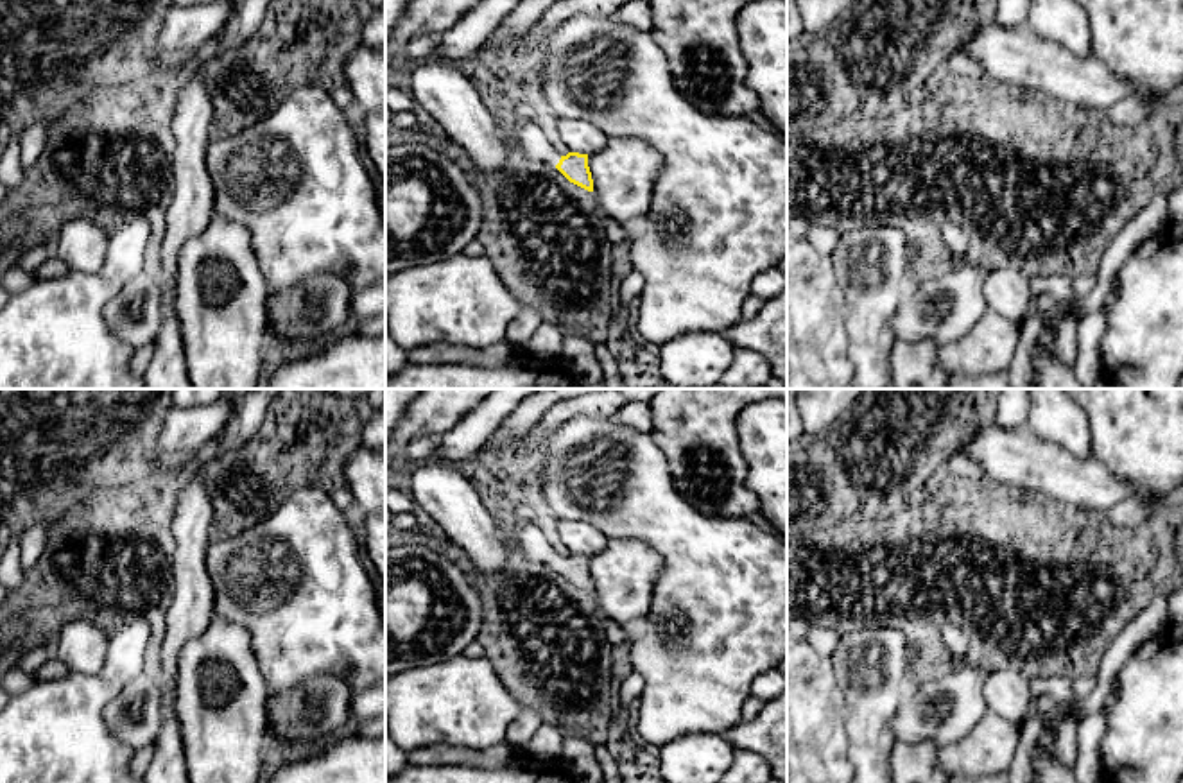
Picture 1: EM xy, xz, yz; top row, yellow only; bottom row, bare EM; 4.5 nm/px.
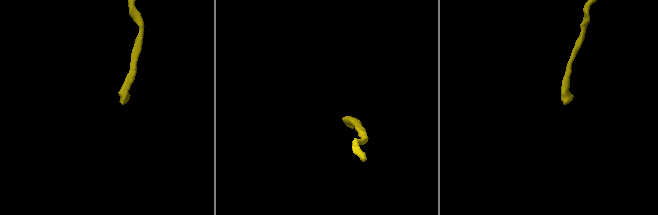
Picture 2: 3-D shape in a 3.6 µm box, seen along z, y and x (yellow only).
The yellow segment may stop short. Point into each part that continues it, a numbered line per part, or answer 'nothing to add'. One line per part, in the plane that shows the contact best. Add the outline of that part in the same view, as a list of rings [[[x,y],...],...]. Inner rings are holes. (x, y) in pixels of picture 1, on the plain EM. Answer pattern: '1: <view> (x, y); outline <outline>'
1: xz (531, 542); outline [[[522,525],[516,529],[514,546],[531,561],[556,568],[561,557],[556,554],[552,545],[541,529],[534,525]]]

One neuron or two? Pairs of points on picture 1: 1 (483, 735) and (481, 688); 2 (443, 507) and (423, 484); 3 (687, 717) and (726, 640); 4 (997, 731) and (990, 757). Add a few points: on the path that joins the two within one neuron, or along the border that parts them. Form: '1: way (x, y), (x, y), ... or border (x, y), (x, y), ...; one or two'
1: way (481, 724), (481, 699); one
2: way (441, 502), (429, 490); one
3: way (687, 697), (707, 660); one
4: way (993, 737), (990, 751); one

